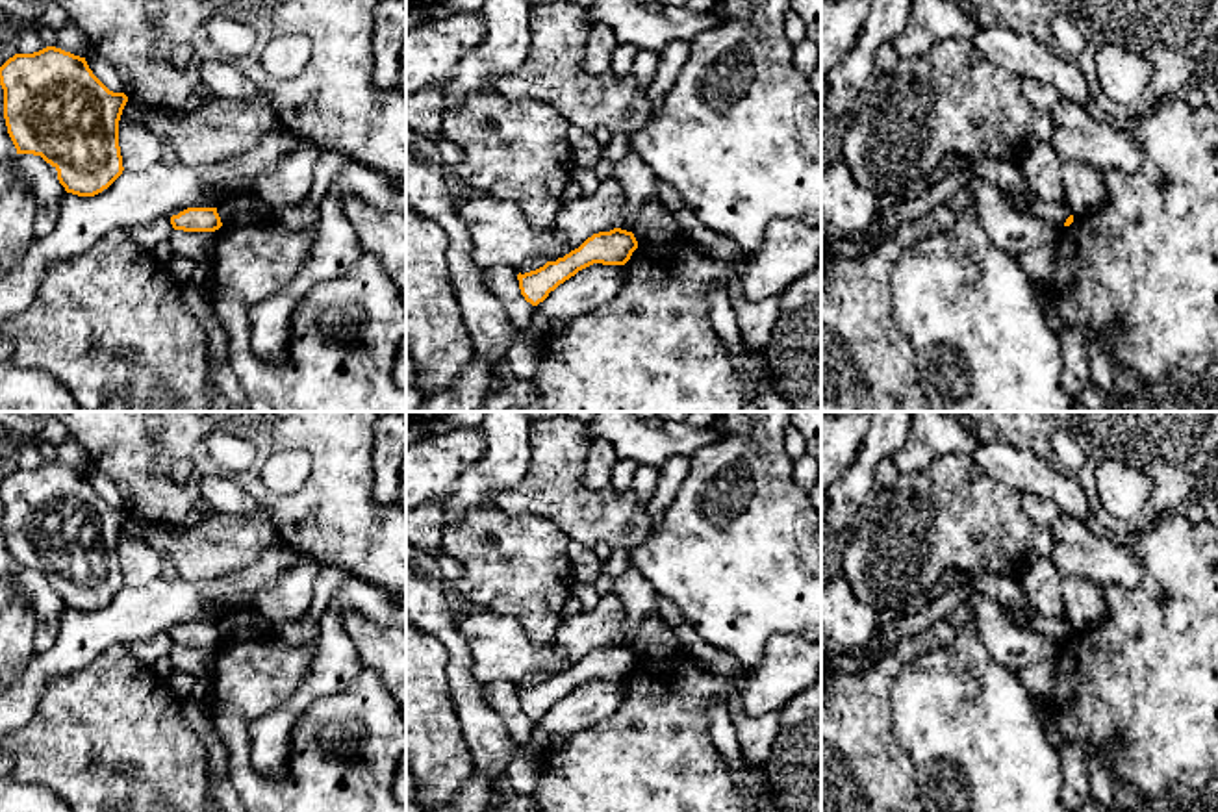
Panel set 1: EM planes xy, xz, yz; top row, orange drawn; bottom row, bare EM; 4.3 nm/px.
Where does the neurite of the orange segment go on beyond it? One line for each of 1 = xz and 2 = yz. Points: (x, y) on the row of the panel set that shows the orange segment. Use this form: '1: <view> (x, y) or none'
1: none
2: none

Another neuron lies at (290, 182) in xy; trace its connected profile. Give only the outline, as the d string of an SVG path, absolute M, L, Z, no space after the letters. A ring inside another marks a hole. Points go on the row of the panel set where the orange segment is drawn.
M300 135L293 148L280 158L278 165L254 182L250 189L252 195L274 213L289 206L298 206L313 185L315 163L328 150L330 148Z

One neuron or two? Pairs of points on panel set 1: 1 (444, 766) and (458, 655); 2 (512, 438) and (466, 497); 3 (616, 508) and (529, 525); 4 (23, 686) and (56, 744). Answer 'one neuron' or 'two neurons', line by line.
1: two neurons
2: one neuron
3: two neurons
4: two neurons

